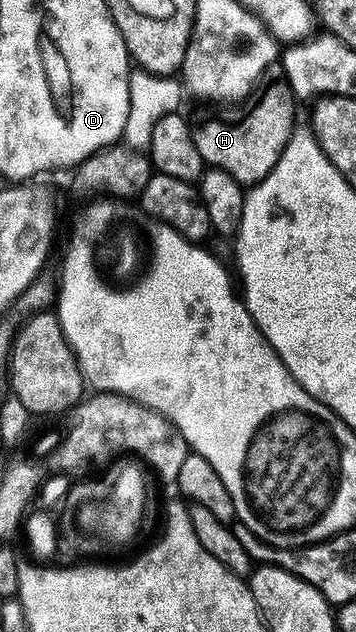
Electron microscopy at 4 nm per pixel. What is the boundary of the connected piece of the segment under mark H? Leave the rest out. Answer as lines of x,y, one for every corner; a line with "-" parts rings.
283,81
263,86
237,101
233,110
204,114
197,122
191,123
194,145
205,164
234,176
234,180
248,188
261,182
272,171
274,164
278,164
278,156
282,156
294,129
292,117
296,110
292,107
292,89

